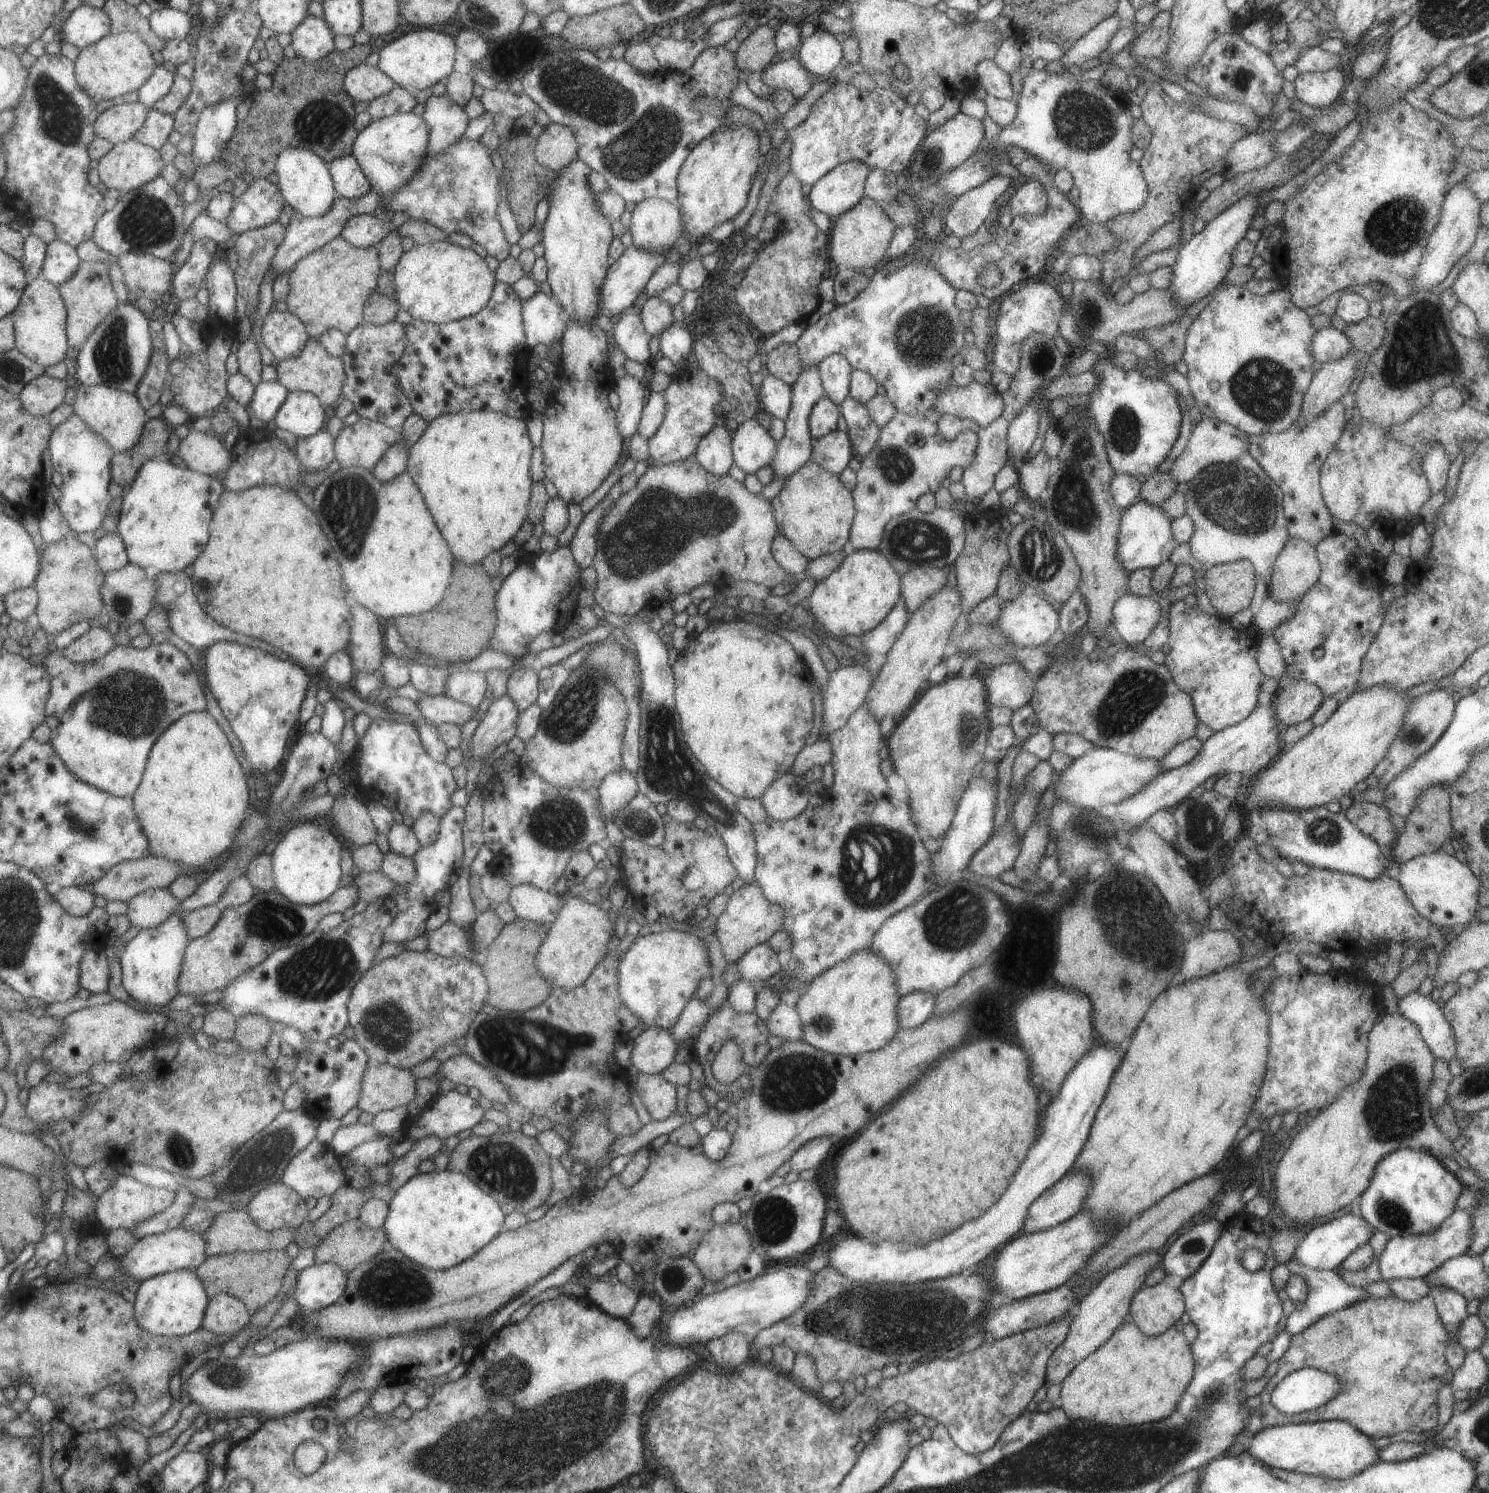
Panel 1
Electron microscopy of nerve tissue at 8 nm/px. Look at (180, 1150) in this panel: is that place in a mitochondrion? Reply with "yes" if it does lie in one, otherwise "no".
yes

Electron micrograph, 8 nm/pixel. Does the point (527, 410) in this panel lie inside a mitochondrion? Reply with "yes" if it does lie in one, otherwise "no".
no

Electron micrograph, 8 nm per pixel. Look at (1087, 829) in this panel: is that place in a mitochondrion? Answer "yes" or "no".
yes

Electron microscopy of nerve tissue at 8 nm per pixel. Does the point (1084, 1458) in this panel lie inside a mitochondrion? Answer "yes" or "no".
yes

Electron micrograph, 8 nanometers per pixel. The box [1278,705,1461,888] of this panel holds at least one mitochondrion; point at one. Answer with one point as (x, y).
(1326, 832)

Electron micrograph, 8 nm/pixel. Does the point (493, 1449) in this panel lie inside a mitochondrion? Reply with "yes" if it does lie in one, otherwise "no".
yes

